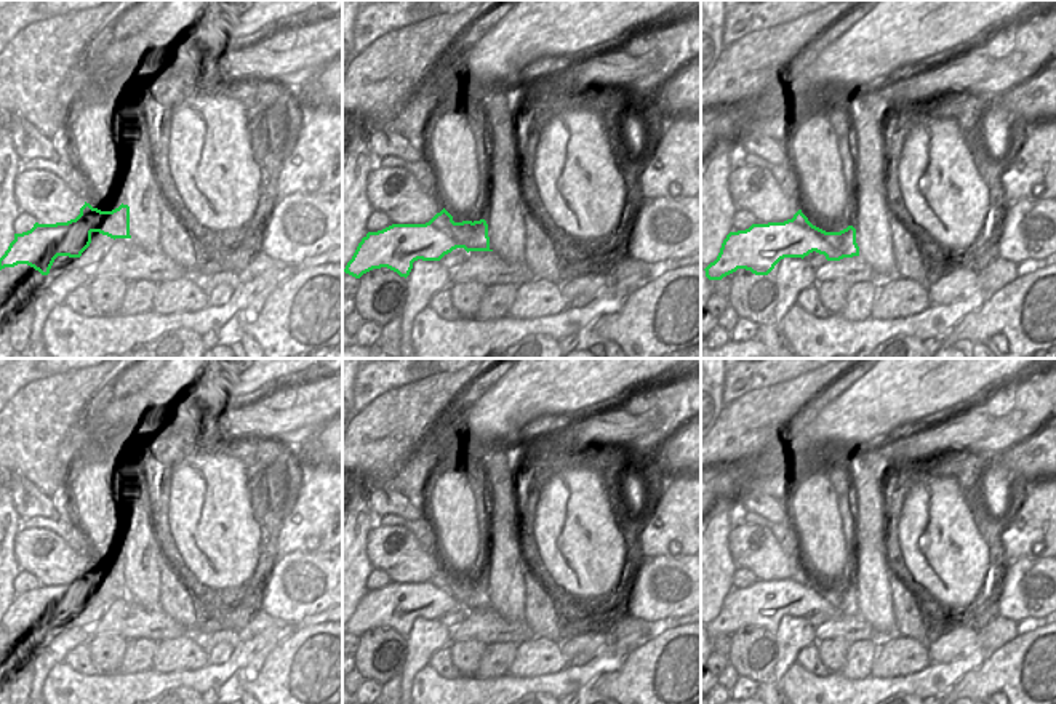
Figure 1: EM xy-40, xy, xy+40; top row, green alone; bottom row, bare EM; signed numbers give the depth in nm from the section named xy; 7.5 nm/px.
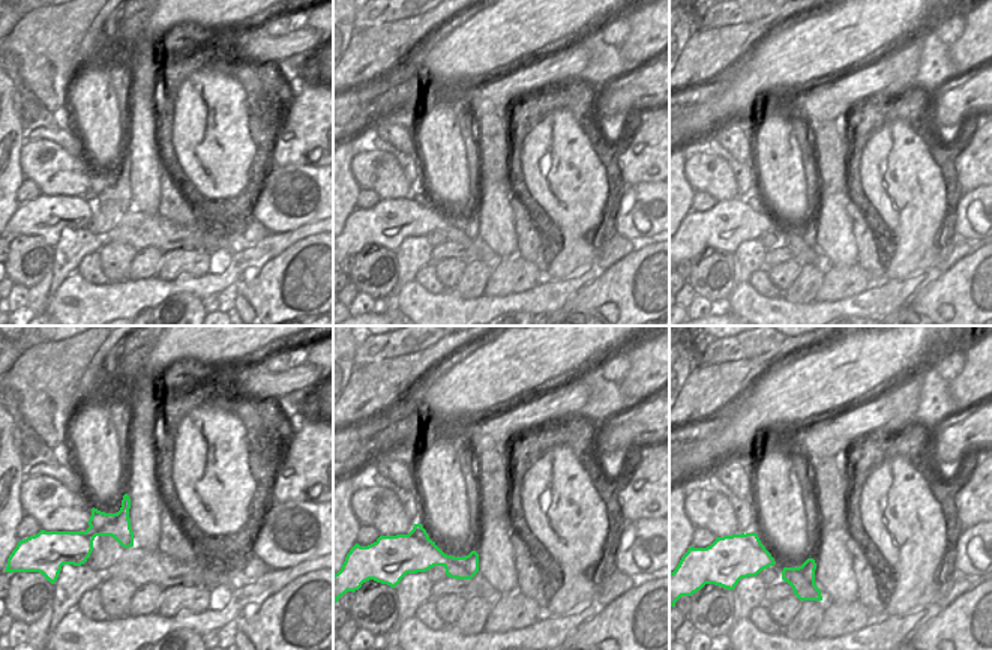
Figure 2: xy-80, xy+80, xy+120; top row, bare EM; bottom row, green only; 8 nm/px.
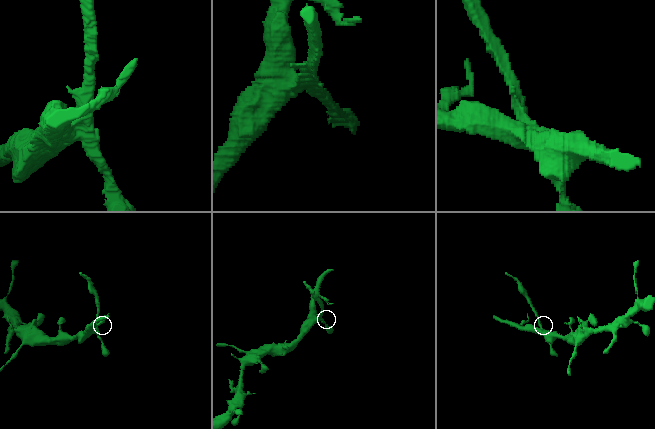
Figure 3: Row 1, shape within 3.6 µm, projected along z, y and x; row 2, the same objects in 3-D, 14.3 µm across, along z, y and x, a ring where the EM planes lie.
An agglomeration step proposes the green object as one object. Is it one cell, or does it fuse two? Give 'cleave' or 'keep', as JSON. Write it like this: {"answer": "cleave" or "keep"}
{"answer": "cleave"}

